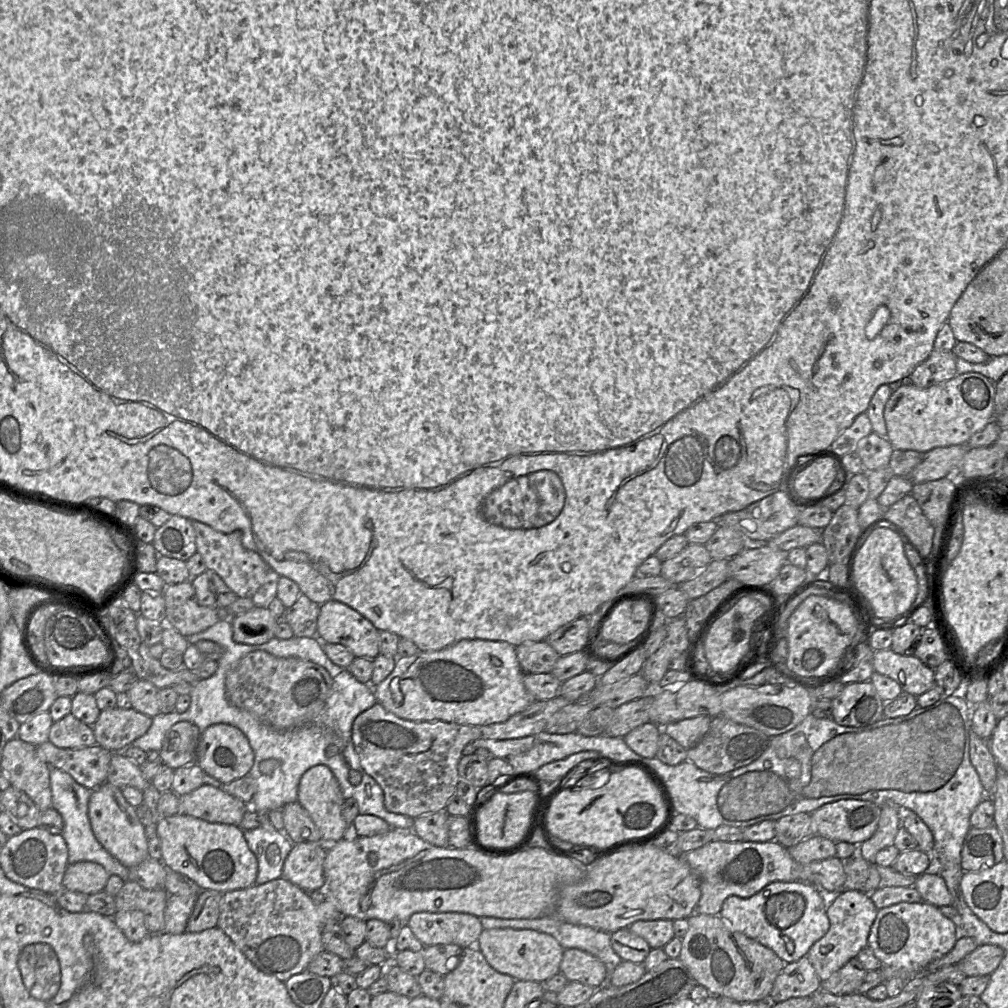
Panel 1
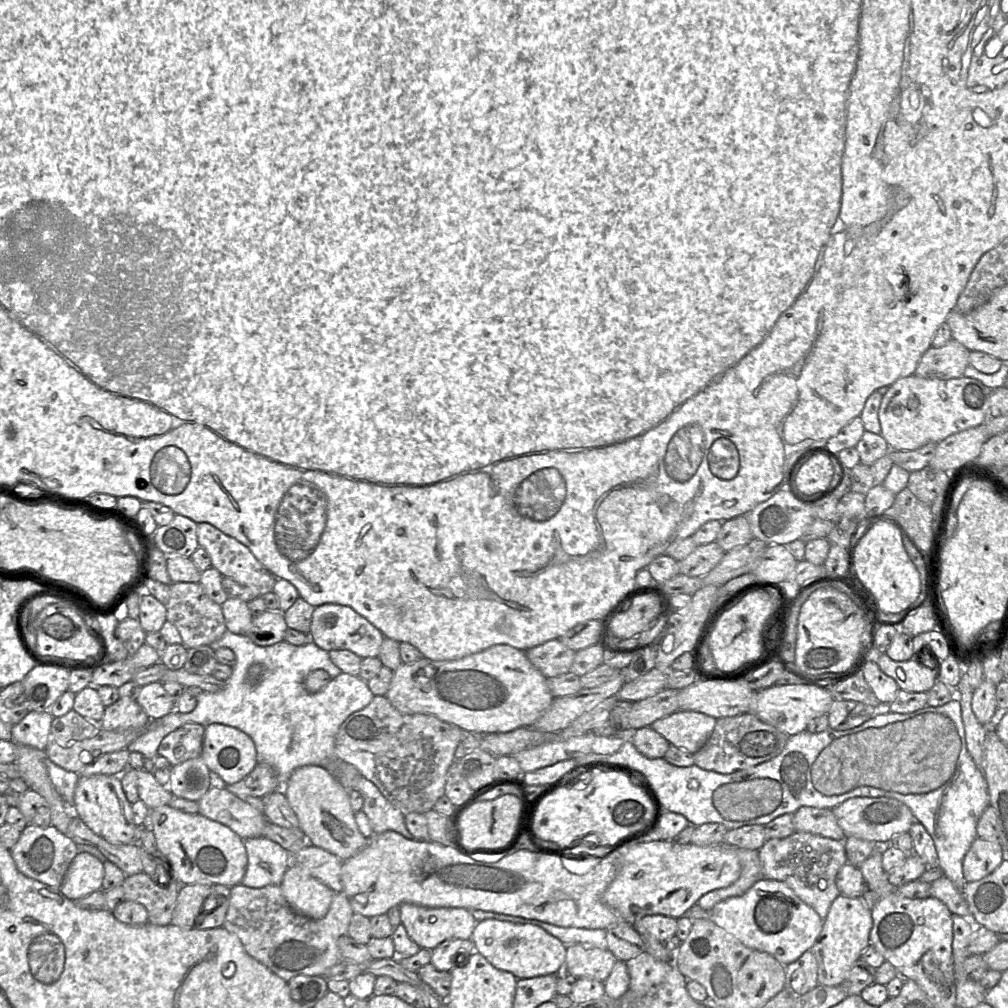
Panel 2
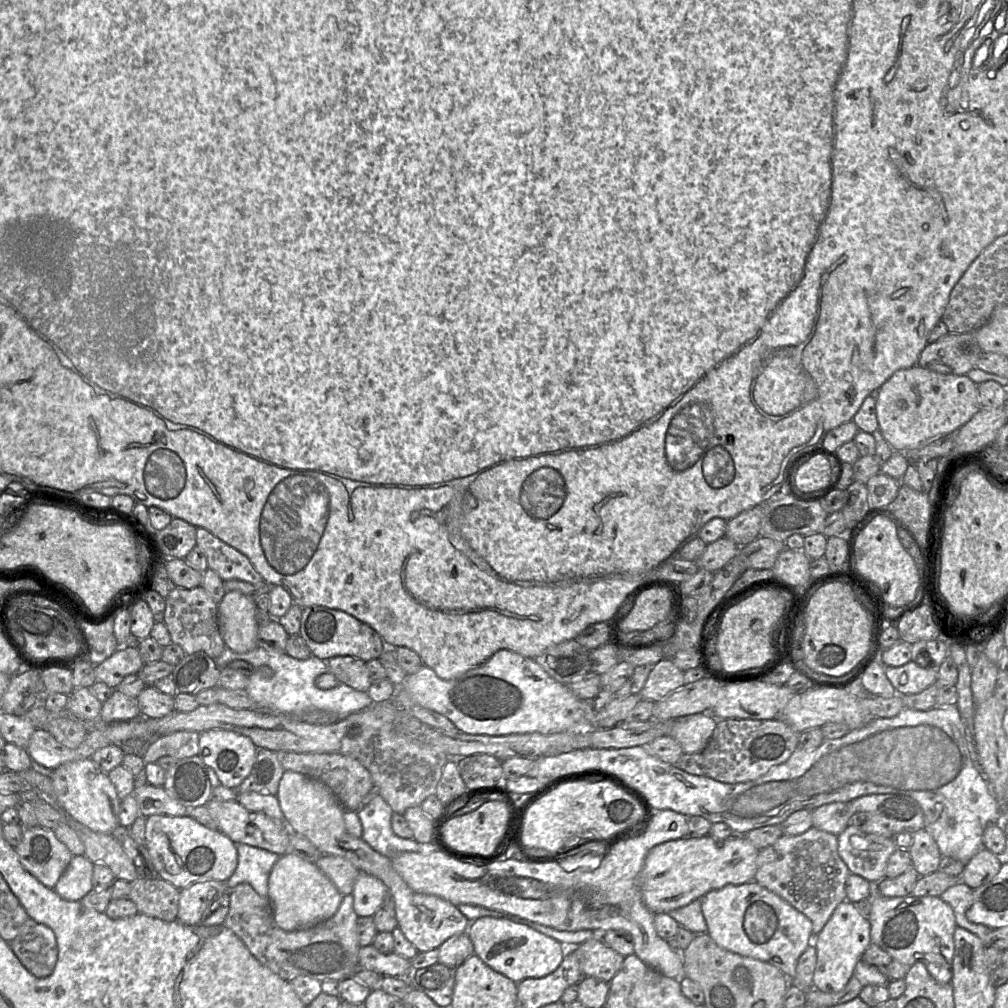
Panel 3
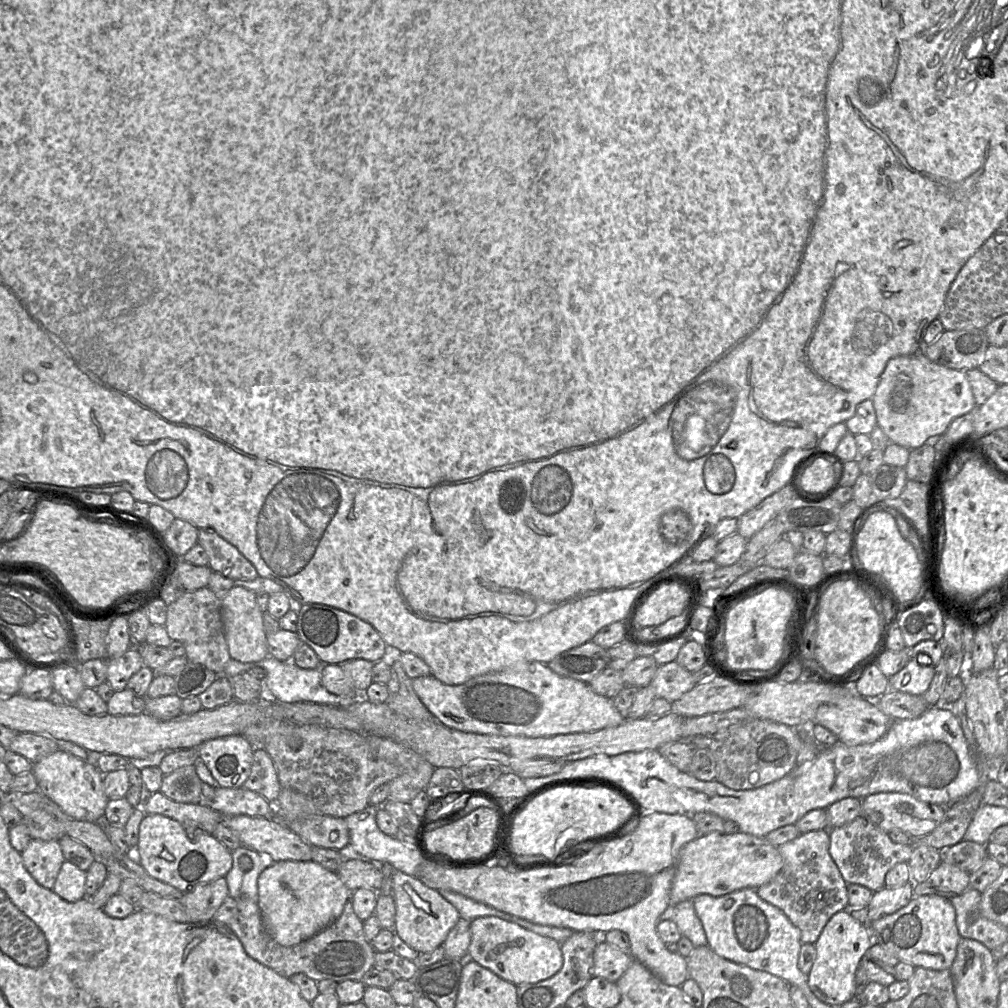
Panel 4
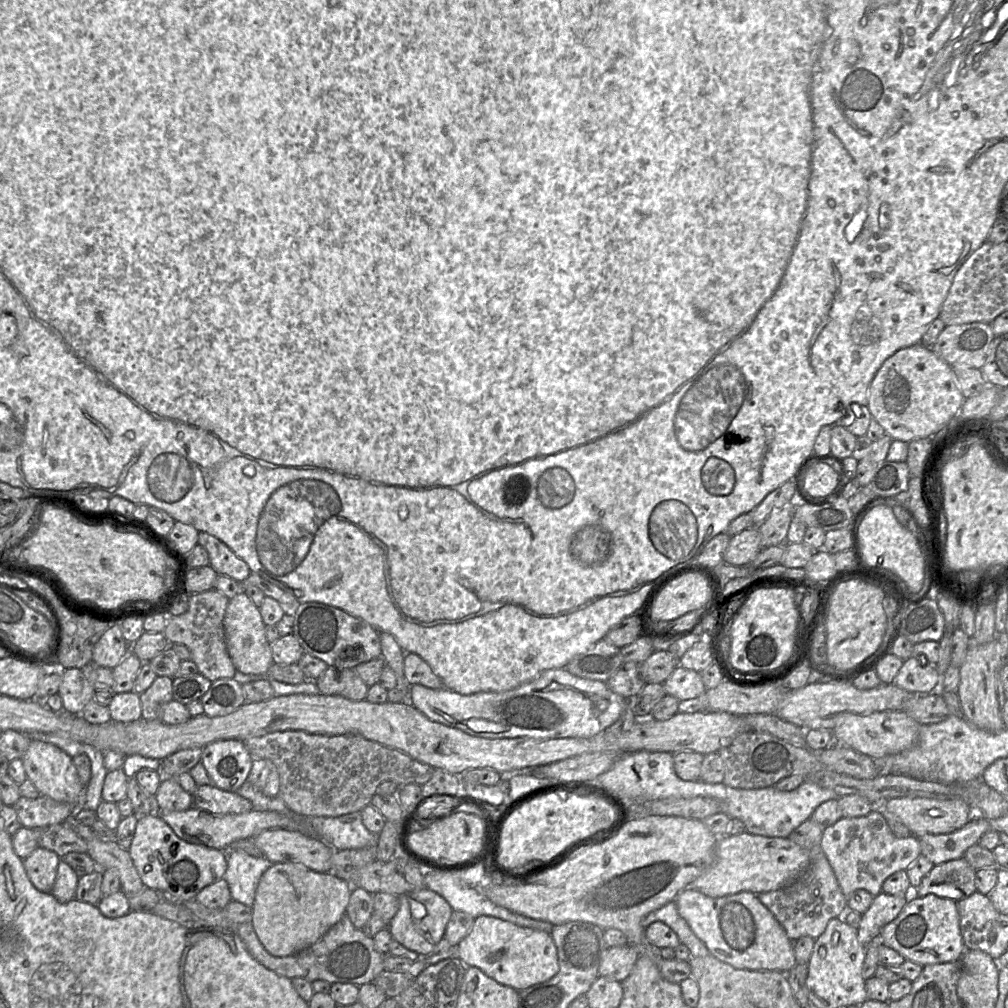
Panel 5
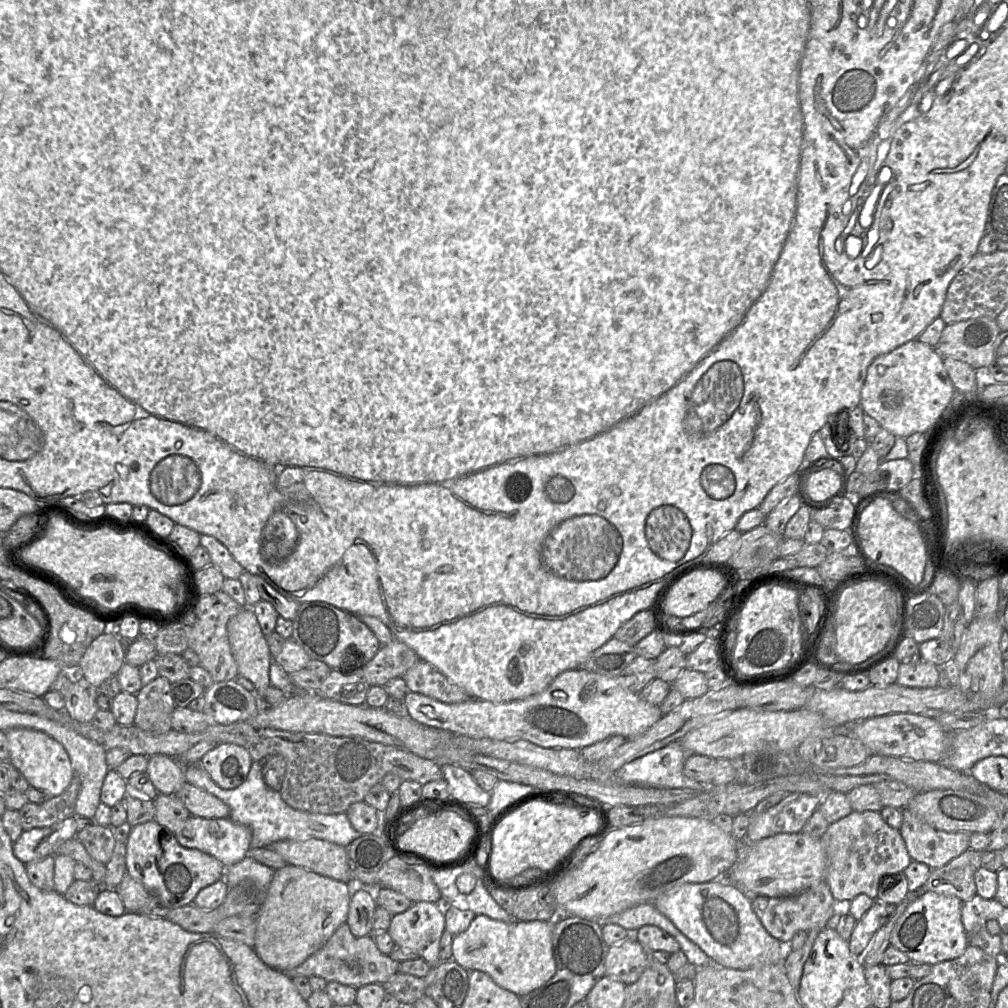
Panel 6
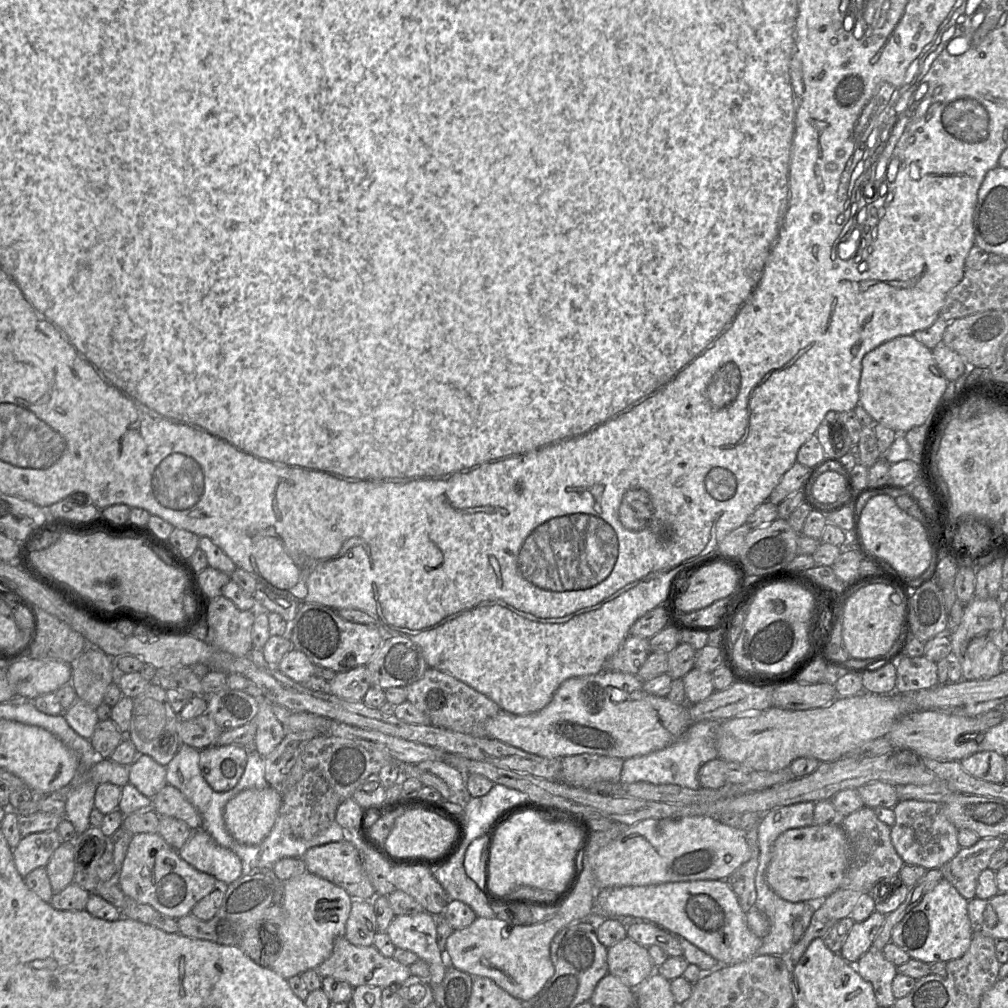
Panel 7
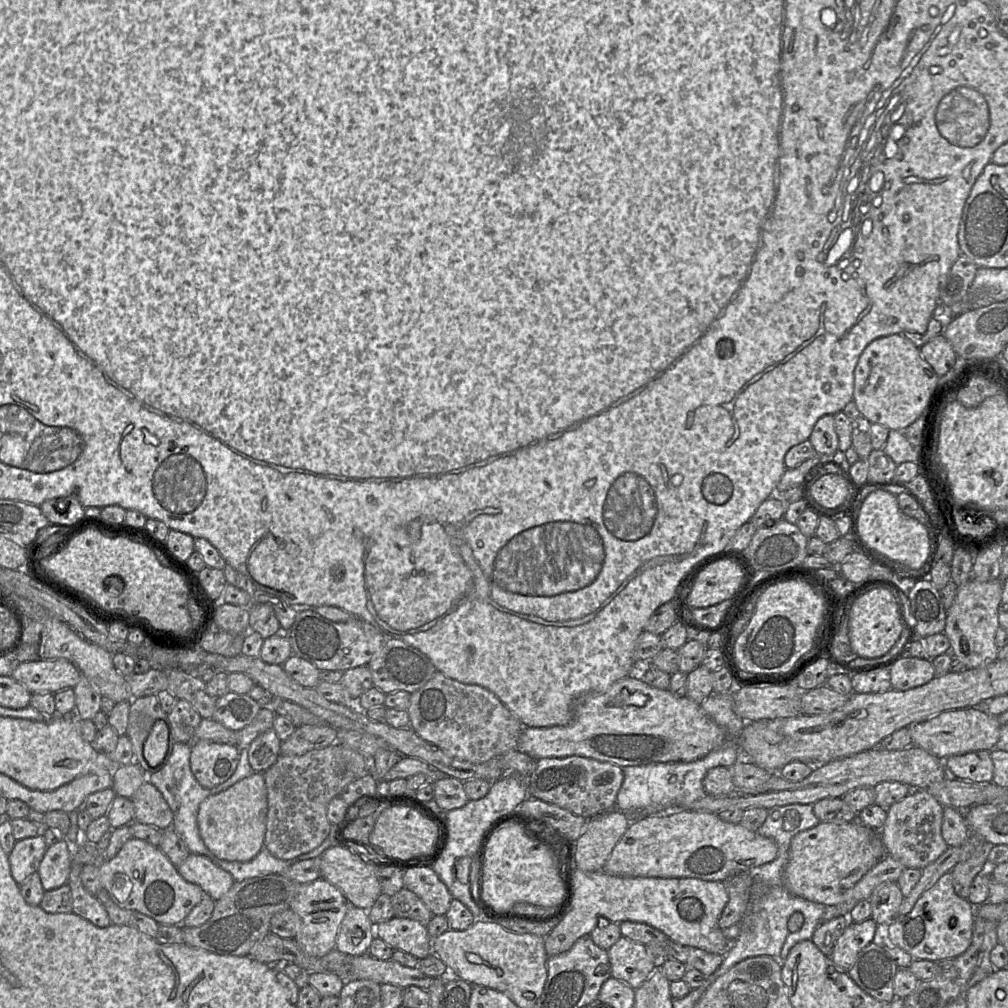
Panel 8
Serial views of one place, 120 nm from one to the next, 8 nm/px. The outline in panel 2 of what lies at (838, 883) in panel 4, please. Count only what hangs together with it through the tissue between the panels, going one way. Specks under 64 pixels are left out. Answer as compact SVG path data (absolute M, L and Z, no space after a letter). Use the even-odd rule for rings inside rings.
M794 832L785 838L768 839L758 854L763 879L784 882L824 921L832 902L840 895L836 876L847 863L844 841L809 832Z

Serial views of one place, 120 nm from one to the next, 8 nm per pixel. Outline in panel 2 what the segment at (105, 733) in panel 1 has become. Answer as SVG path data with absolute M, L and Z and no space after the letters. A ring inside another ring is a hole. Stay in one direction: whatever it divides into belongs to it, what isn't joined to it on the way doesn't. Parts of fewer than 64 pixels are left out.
M120 697L105 707L97 725L105 730L145 729L149 721L150 718L136 700Z

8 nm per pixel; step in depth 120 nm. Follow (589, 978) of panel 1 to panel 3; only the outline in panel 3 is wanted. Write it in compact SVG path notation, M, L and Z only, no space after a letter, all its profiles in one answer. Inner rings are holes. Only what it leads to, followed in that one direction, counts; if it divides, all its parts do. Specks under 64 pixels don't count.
M602 937L586 941L579 946L569 947L567 949L574 949L583 976L594 977L606 982L610 982L613 979L616 973L620 970L625 959L624 956L604 943Z

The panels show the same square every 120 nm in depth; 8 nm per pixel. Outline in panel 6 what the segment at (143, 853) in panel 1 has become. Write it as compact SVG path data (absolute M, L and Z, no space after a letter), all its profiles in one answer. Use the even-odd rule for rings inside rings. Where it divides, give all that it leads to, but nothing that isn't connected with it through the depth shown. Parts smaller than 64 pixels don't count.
M12 728L5 731L11 766L16 768L31 787L49 797L63 793L74 778L70 758L64 747L48 734L31 728Z

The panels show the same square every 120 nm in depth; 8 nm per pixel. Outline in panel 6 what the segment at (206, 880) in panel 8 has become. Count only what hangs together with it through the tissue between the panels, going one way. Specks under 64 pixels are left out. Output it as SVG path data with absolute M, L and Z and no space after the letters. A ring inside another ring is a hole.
M190 815L174 836L181 846L198 849L229 867L248 855L252 832L230 818L206 819Z

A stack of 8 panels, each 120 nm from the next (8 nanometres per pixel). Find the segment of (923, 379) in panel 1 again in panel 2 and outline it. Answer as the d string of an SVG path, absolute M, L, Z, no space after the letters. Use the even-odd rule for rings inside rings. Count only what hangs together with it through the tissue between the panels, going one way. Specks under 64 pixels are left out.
M955 339L944 346L933 347L920 358L915 375L924 378L953 379L964 376L970 351Z

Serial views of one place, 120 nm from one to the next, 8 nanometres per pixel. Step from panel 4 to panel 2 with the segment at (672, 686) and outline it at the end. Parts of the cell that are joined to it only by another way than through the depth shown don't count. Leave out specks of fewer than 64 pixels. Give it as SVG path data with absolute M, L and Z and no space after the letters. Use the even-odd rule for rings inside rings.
M654 667L638 679L624 683L617 693L618 700L636 702L654 696L667 687L667 673Z

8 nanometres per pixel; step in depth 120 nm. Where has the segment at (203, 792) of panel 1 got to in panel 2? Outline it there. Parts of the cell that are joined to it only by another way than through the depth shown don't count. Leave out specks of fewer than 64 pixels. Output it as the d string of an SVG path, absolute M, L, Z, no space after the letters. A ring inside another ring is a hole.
M210 787L198 806L199 814L229 827L242 839L262 836L267 822L262 812L227 788Z

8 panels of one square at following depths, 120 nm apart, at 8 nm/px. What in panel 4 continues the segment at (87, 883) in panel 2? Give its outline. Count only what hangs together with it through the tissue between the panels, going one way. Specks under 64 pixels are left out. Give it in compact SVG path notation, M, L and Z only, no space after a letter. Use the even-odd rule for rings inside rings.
M65 860L57 874L52 890L67 902L85 898L86 872Z

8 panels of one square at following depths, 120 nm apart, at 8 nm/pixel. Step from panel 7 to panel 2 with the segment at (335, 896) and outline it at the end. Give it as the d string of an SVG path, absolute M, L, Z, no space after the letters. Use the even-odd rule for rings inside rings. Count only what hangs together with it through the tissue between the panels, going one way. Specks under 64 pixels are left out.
M295 863L286 870L280 887L295 912L313 919L321 919L328 913L336 894Z

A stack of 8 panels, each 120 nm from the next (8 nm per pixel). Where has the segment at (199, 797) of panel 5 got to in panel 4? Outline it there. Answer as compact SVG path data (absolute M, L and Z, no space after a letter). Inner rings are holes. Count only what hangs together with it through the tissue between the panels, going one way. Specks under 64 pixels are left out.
M216 786L209 806L223 816L276 816L274 804L257 792L242 787L223 788Z

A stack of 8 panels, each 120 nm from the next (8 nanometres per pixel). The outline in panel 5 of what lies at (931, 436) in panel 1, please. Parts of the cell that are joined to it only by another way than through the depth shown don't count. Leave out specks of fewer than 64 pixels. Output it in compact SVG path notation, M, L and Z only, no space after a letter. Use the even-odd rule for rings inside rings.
M918 343L896 351L883 362L870 383L867 407L886 435L892 440L909 443L937 433L958 414L964 400L952 367L939 358L931 347Z

